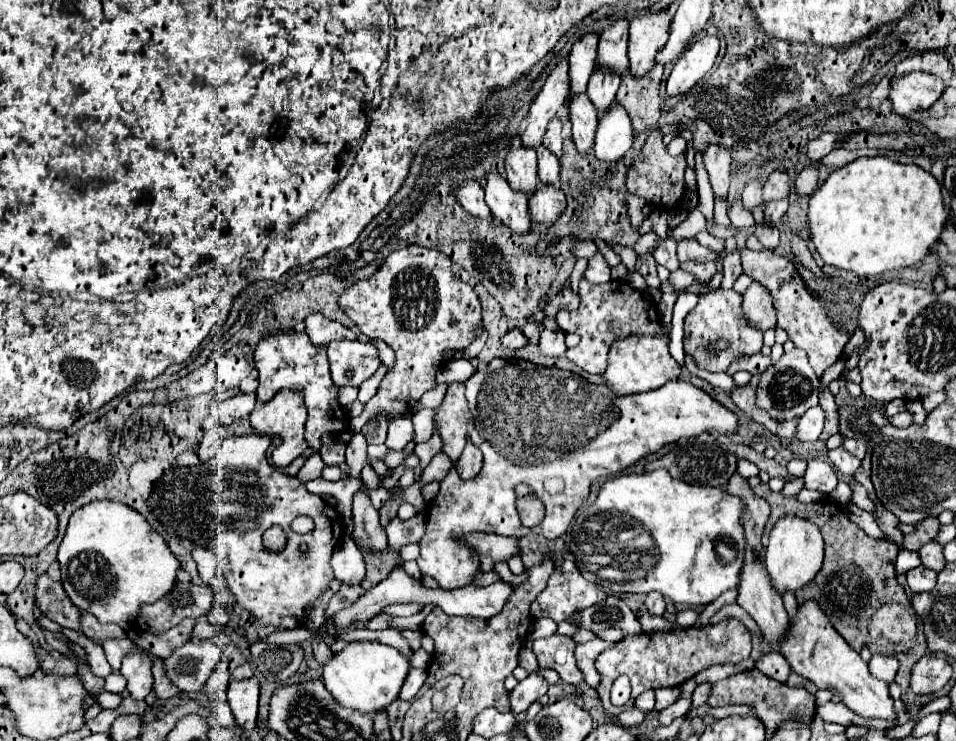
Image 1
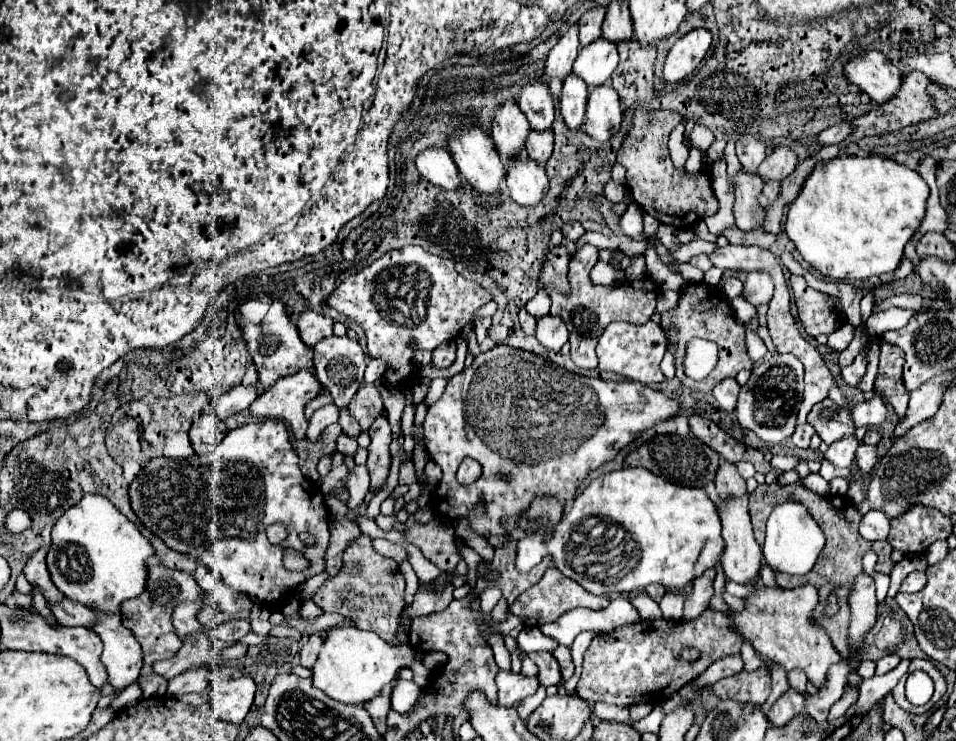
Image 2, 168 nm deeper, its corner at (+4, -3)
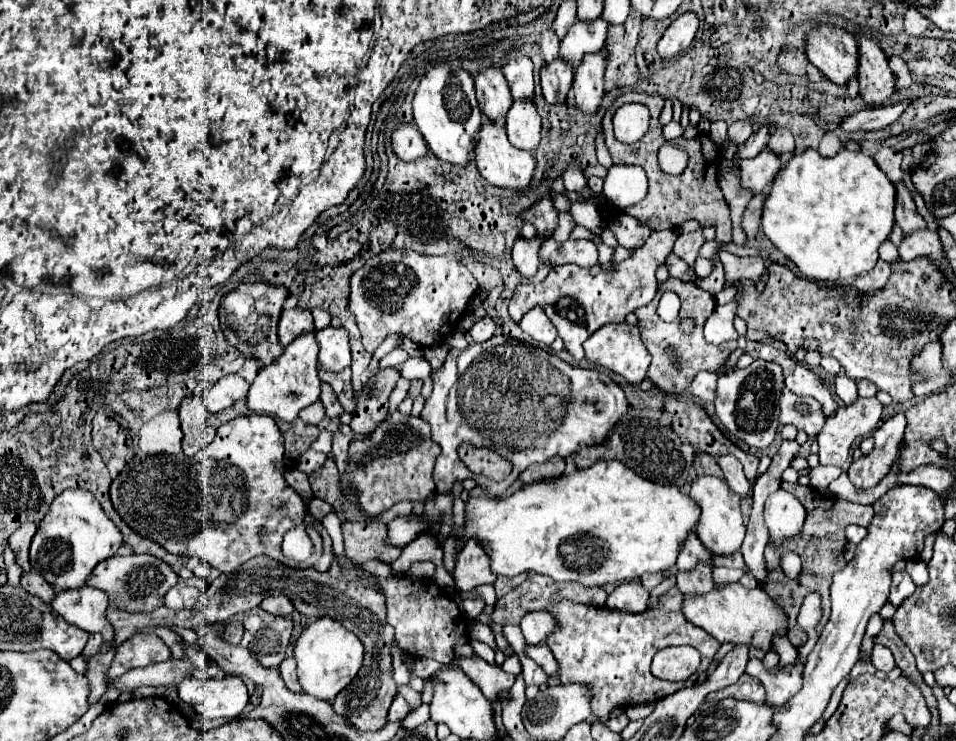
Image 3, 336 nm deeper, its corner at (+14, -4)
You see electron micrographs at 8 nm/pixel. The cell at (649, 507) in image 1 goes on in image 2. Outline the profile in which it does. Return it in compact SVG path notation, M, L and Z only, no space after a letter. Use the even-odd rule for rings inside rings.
M622 468L590 482L590 486L574 500L568 514L564 514L558 522L550 542L544 542L542 536L526 536L518 540L516 568L520 572L528 572L532 566L540 564L546 554L550 554L564 576L576 580L592 594L630 594L644 590L648 584L660 584L666 590L680 592L708 568L718 566L724 552L724 538L720 530L718 508L702 488L670 484L644 468Z

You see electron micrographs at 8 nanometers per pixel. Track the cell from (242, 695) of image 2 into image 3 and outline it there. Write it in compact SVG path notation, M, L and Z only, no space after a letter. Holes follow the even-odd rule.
M238 675L222 679L184 679L178 685L178 697L192 705L202 719L234 719L248 703L248 691Z

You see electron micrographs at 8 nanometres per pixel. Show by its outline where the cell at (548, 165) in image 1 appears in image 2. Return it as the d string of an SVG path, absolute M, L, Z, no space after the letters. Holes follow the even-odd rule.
M530 132L528 140L526 140L526 152L532 160L540 162L540 166L544 166L548 162L548 158L552 156L552 148L554 148L554 134L548 132Z

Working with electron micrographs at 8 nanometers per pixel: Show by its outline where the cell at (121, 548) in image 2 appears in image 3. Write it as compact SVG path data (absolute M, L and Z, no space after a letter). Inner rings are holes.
M66 489L52 503L30 545L30 565L56 589L80 589L92 569L112 557L122 545L122 533L106 517L98 499L84 489Z

